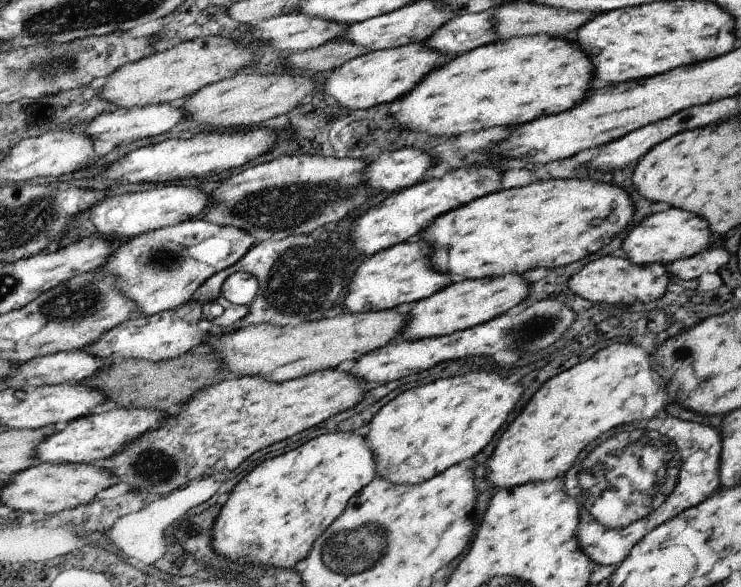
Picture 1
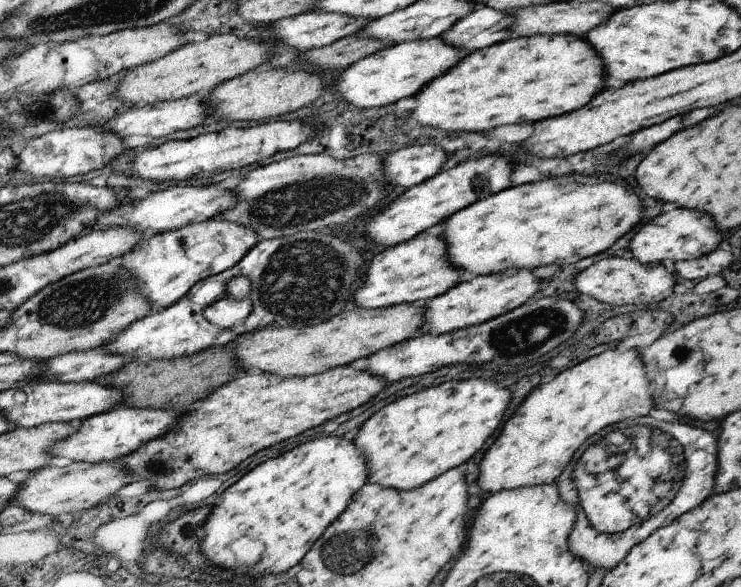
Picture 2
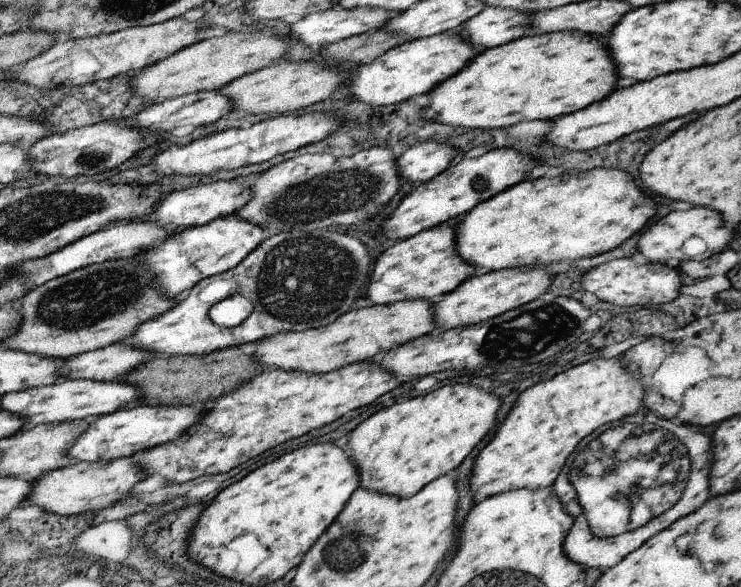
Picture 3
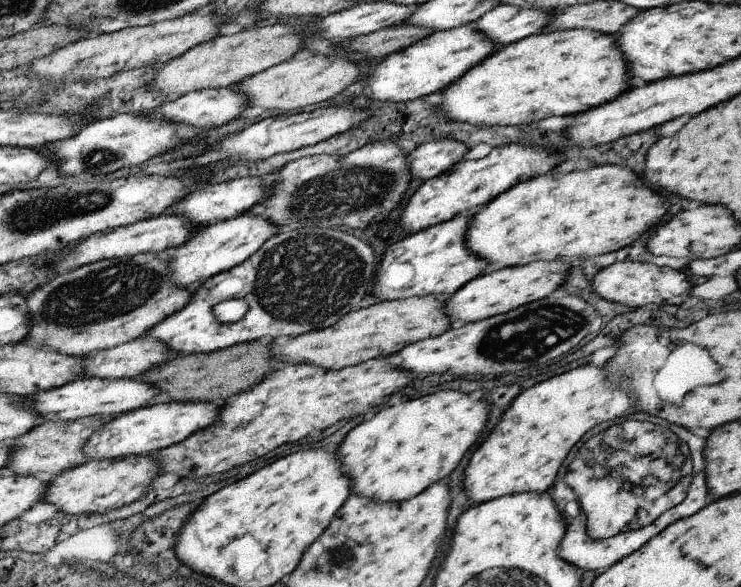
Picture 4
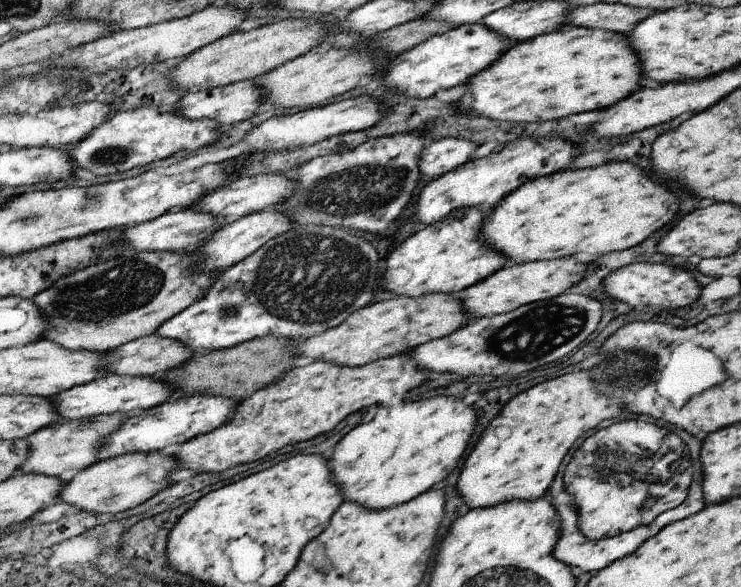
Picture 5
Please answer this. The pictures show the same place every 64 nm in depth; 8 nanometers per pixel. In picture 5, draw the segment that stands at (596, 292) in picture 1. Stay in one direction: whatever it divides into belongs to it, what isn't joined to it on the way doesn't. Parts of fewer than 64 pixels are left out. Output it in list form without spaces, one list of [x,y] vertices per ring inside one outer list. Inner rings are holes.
[[[639,262],[622,266],[609,273],[603,280],[609,298],[625,303],[627,308],[633,306],[661,306],[665,309],[683,308],[699,297],[700,286],[693,276],[681,266],[665,266],[665,264],[648,264]]]

